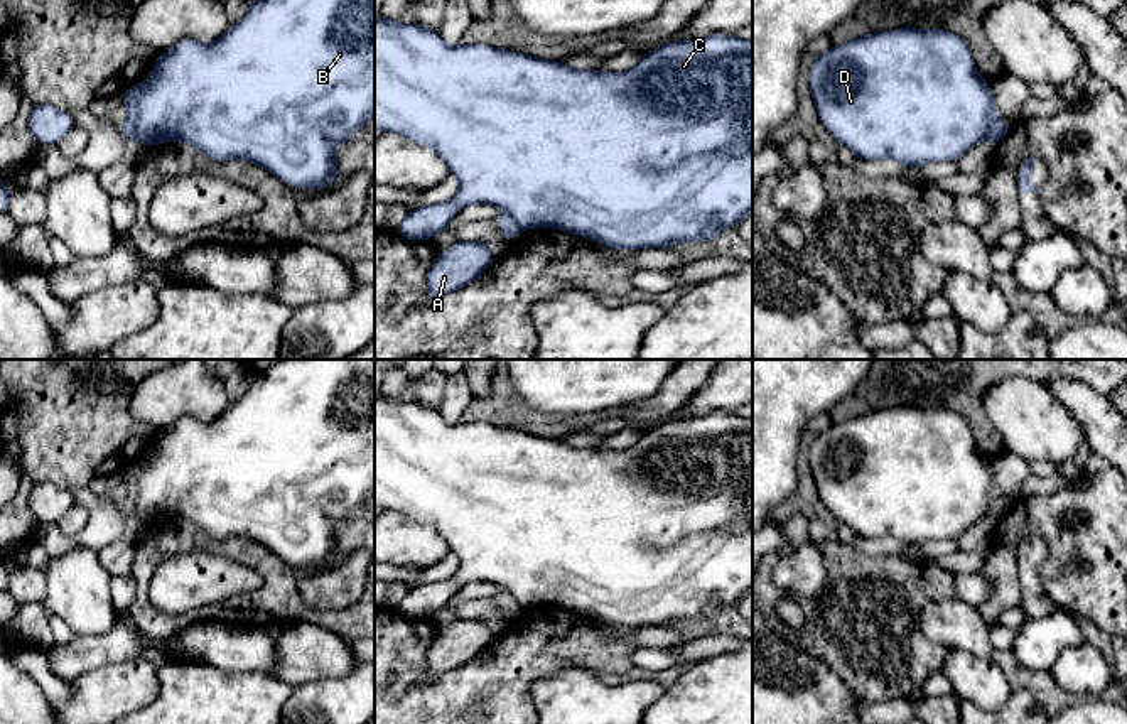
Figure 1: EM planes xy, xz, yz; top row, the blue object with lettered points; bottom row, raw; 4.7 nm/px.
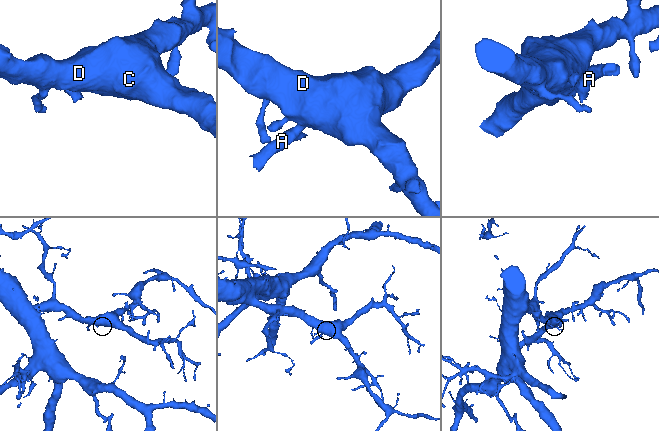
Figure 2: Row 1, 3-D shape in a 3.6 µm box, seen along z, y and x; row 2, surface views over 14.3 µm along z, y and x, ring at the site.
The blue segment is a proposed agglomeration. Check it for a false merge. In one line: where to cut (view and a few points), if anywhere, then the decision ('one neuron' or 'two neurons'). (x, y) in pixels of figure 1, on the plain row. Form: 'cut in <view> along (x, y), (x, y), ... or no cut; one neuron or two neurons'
cut in yz along (996, 491), (989, 502), (987, 515); two neurons

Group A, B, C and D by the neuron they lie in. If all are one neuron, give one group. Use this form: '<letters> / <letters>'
A / B C D

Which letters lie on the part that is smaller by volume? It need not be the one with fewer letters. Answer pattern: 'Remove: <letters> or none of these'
Remove: A

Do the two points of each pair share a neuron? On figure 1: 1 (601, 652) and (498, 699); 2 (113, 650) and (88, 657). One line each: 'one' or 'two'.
1: one
2: one

